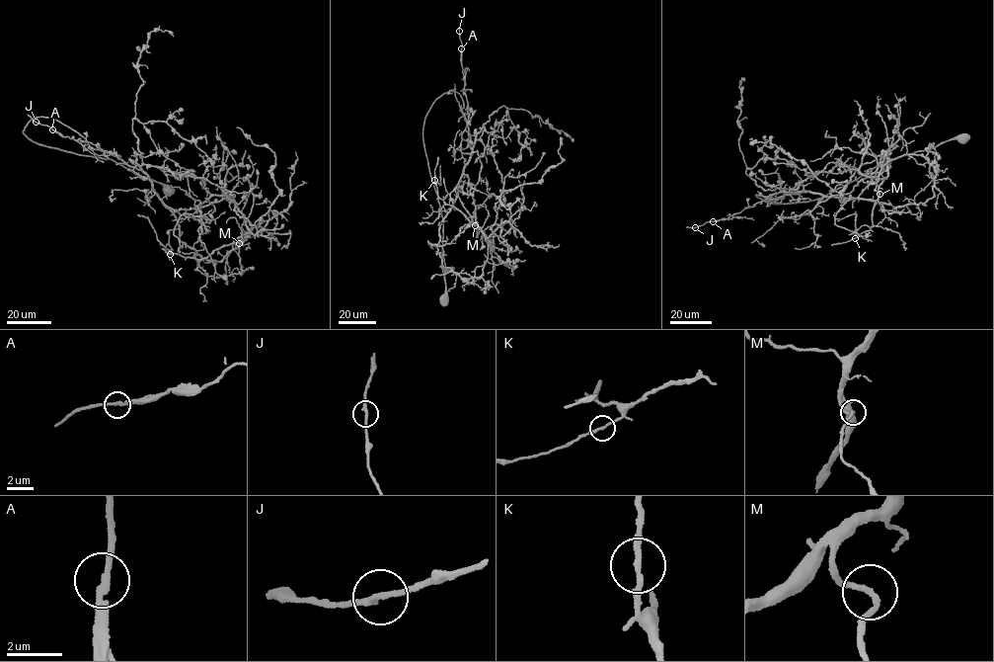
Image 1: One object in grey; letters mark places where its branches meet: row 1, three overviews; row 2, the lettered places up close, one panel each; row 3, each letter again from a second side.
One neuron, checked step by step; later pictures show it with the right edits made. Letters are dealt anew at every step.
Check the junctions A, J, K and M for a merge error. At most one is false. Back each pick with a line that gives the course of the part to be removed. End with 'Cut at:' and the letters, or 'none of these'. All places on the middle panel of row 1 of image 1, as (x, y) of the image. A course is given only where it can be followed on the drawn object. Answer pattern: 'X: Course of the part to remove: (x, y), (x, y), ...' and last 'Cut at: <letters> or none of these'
M: Course of the part to remove: (475, 225), (491, 244), (500, 191), (537, 183), (564, 160), (558, 151), (560, 136)
Cut at: M

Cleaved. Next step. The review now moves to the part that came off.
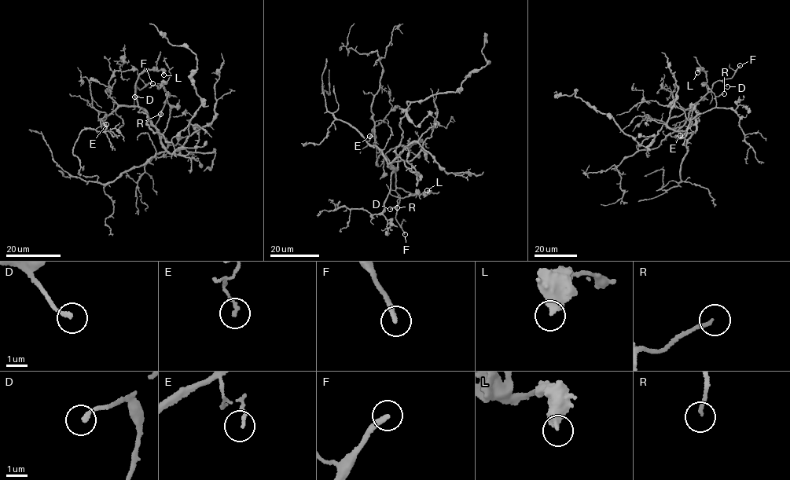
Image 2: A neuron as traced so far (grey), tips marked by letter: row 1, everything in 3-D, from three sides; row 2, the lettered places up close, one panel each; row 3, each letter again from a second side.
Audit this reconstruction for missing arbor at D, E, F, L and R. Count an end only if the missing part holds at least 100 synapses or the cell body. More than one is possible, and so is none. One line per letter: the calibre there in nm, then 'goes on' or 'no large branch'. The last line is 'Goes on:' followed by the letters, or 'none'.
D: calibre 190 nm; no large branch
E: calibre 120 nm; no large branch
F: calibre 240 nm; goes on
L: calibre 400 nm; no large branch
R: calibre 170 nm; no large branch
Goes on: F

